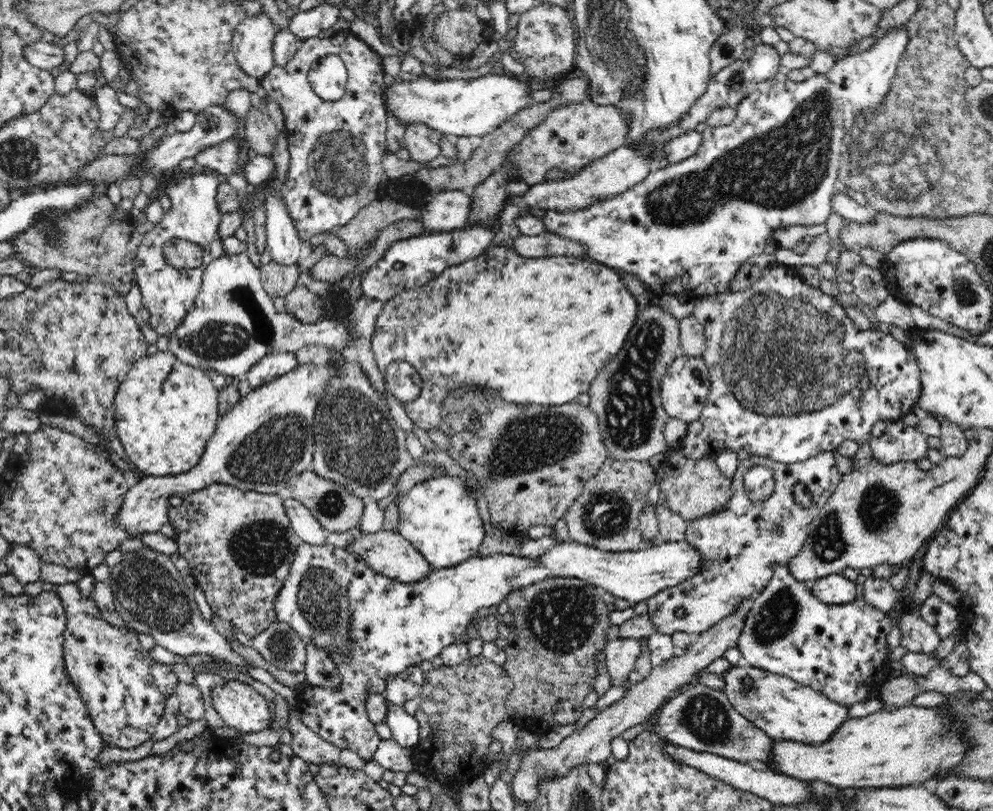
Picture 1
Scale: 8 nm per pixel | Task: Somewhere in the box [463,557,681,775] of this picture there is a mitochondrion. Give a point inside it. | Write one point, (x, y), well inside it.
(562, 618)

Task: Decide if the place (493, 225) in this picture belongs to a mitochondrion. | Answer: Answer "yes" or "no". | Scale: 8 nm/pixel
no

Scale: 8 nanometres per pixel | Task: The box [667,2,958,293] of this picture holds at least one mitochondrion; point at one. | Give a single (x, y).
(903, 170)

